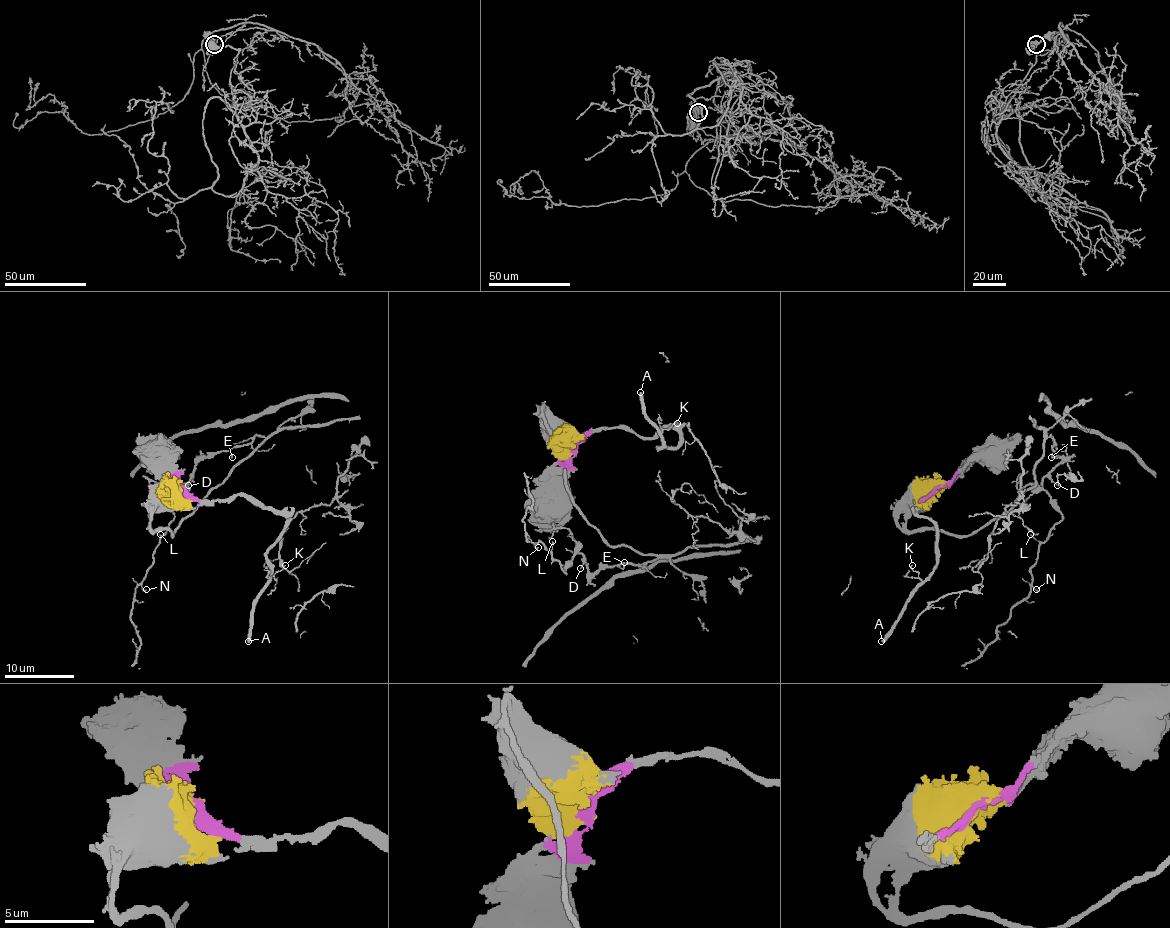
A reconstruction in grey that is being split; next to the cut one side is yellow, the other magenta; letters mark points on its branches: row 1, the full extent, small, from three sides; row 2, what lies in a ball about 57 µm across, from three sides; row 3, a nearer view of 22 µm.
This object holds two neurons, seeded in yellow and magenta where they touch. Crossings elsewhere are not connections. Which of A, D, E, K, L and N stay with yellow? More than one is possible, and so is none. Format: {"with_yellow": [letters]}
{"with_yellow": ["D", "E", "L", "N"]}

